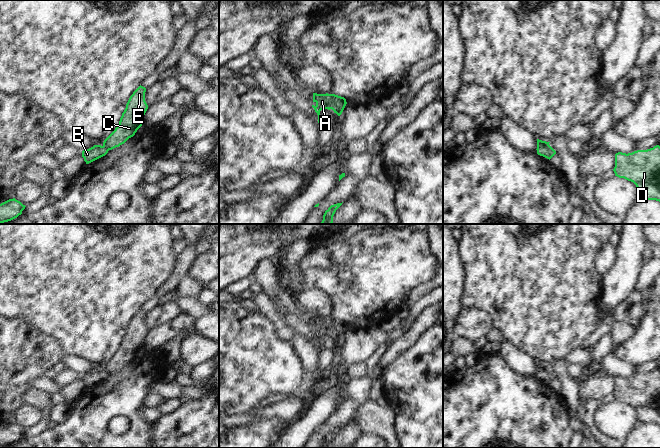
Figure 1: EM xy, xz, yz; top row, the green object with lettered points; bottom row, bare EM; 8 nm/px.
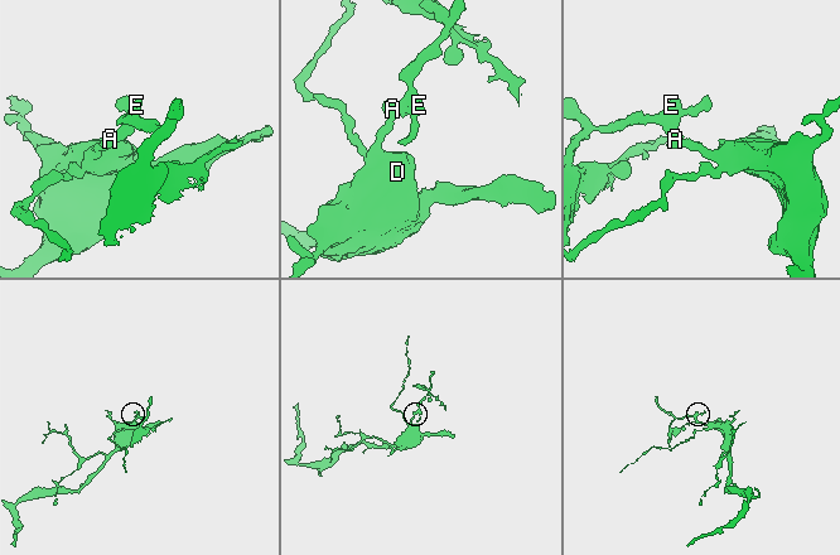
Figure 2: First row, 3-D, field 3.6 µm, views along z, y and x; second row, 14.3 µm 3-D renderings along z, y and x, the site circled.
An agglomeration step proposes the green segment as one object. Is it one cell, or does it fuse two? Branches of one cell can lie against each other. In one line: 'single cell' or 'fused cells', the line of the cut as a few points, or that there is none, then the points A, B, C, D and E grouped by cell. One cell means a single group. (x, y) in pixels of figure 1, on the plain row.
fused cells; cut xz (330, 318), (332, 332); groups A B D / C E

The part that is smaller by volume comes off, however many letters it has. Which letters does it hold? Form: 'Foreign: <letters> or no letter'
Foreign: C, E

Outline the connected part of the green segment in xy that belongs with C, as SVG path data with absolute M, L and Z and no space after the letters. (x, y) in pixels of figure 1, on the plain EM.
M140 309L130 320L119 348L103 366L105 372L112 374L119 371L133 361L142 350L144 339L148 333L145 316L146 312Z

